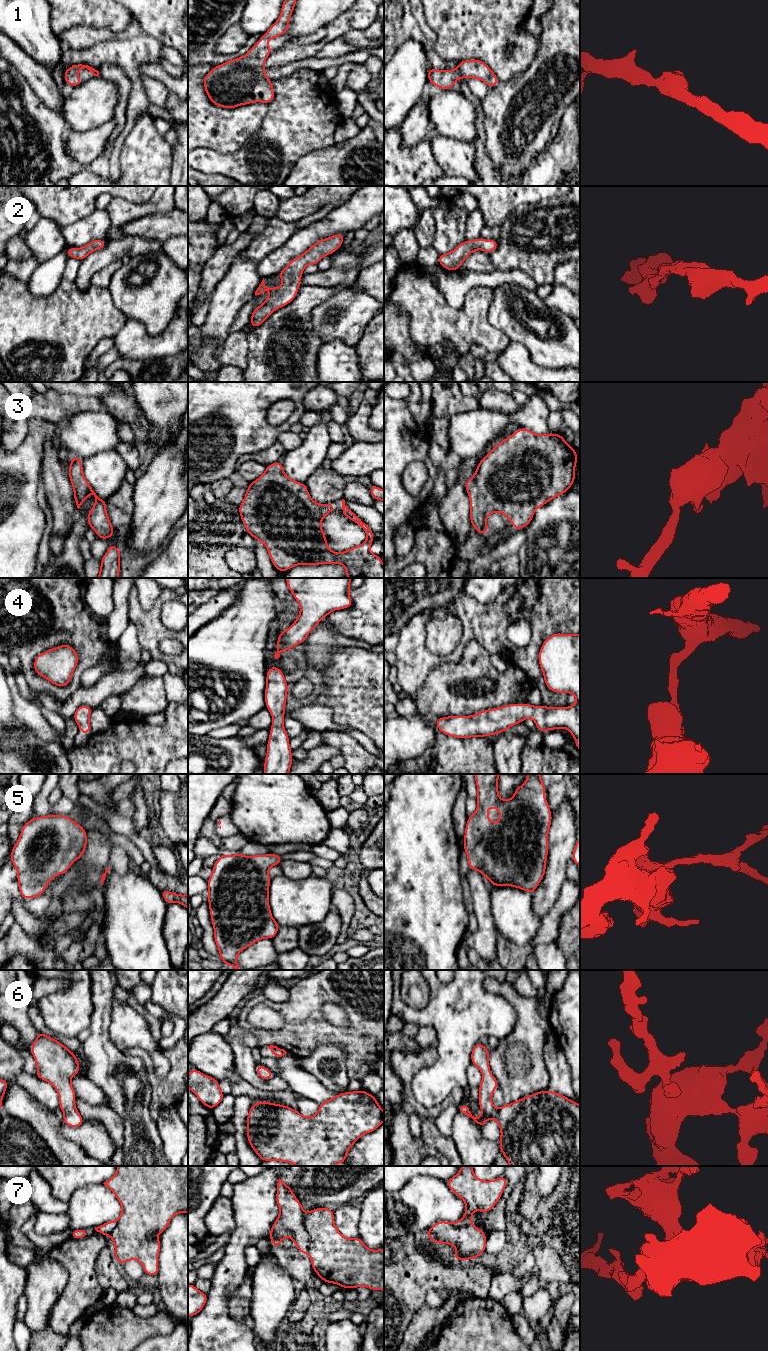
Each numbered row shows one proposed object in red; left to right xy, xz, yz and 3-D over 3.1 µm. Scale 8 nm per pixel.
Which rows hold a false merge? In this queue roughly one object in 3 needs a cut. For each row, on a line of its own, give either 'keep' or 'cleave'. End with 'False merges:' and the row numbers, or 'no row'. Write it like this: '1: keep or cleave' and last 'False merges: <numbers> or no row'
1: keep
2: keep
3: keep
4: keep
5: keep
6: keep
7: cleave
False merges: 7

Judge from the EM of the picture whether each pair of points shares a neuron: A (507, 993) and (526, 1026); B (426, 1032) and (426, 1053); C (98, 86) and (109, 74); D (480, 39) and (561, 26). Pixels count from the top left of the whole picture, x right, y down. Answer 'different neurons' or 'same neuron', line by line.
A: same neuron
B: different neurons
C: different neurons
D: different neurons

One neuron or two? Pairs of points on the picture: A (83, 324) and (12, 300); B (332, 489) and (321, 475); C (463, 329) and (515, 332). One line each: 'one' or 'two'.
A: one
B: one
C: two

